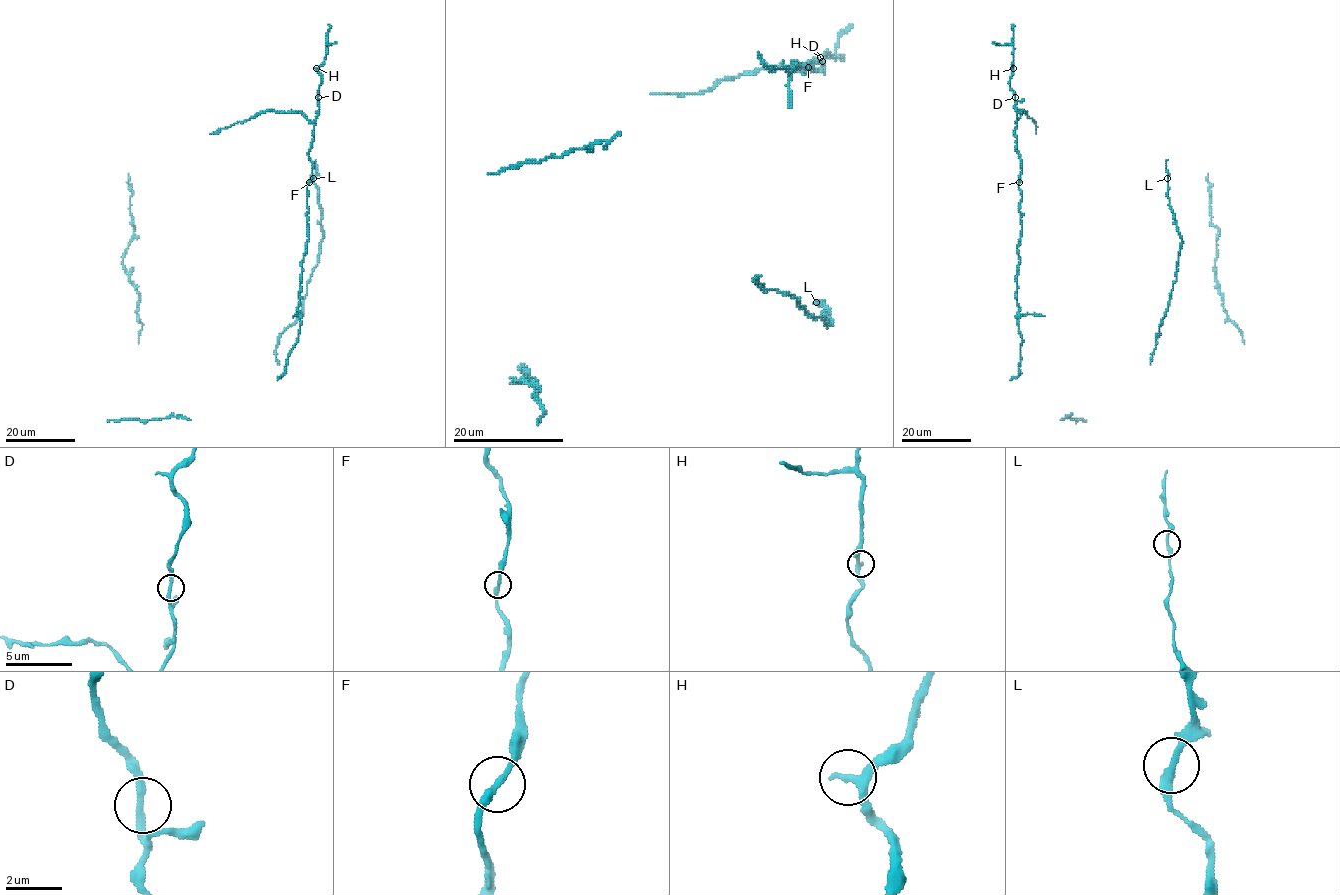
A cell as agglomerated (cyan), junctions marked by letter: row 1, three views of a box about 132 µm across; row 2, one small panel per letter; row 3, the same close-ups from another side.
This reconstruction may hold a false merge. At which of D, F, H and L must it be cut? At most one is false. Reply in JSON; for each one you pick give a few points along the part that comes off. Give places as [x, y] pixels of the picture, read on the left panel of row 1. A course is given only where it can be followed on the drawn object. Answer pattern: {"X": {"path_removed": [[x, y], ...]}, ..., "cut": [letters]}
{"cut": []}

